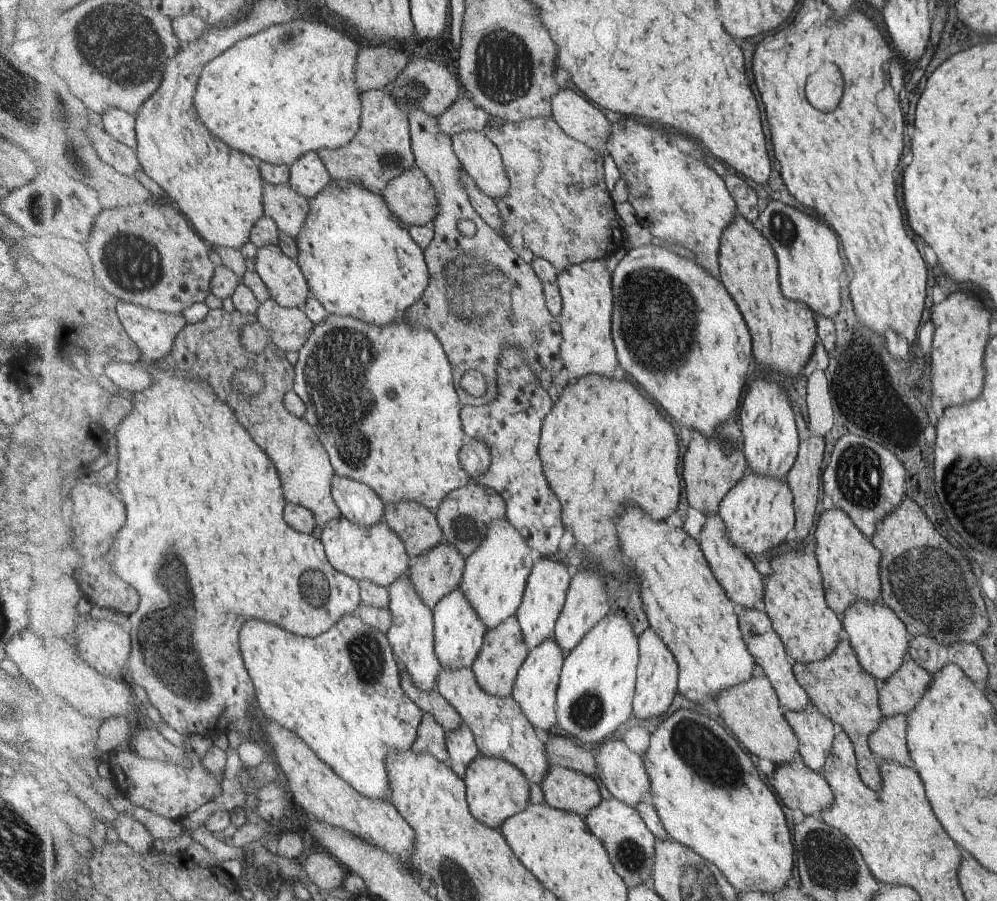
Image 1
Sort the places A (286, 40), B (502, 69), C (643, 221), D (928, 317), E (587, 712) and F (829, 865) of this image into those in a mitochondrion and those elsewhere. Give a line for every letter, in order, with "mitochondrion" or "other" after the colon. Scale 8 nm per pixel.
A: mitochondrion
B: mitochondrion
C: other
D: other
E: mitochondrion
F: mitochondrion

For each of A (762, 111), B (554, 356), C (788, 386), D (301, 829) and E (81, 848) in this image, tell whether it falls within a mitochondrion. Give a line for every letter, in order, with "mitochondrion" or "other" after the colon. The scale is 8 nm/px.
A: other
B: other
C: other
D: other
E: other

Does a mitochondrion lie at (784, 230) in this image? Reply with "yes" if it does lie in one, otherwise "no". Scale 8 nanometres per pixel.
yes

